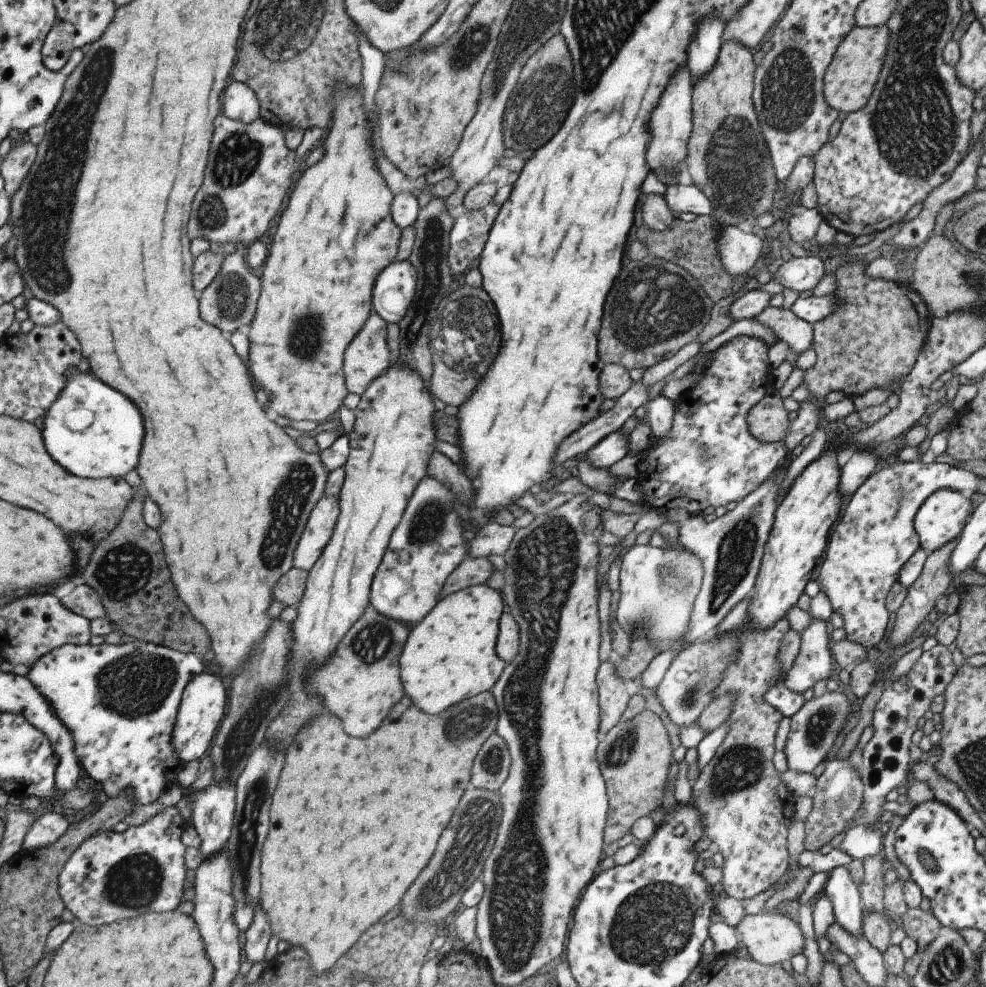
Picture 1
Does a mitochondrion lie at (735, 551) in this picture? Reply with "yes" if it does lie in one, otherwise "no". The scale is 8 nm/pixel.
yes

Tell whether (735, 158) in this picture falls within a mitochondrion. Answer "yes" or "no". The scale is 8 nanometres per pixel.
yes

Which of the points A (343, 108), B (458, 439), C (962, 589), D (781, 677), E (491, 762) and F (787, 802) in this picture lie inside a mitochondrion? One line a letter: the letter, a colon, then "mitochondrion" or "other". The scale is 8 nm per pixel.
A: other
B: other
C: other
D: other
E: mitochondrion
F: other

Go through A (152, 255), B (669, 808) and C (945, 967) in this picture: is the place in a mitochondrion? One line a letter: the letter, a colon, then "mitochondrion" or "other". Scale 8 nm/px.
A: other
B: other
C: mitochondrion

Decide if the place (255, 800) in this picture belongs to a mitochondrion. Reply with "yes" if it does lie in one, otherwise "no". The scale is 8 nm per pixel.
yes

